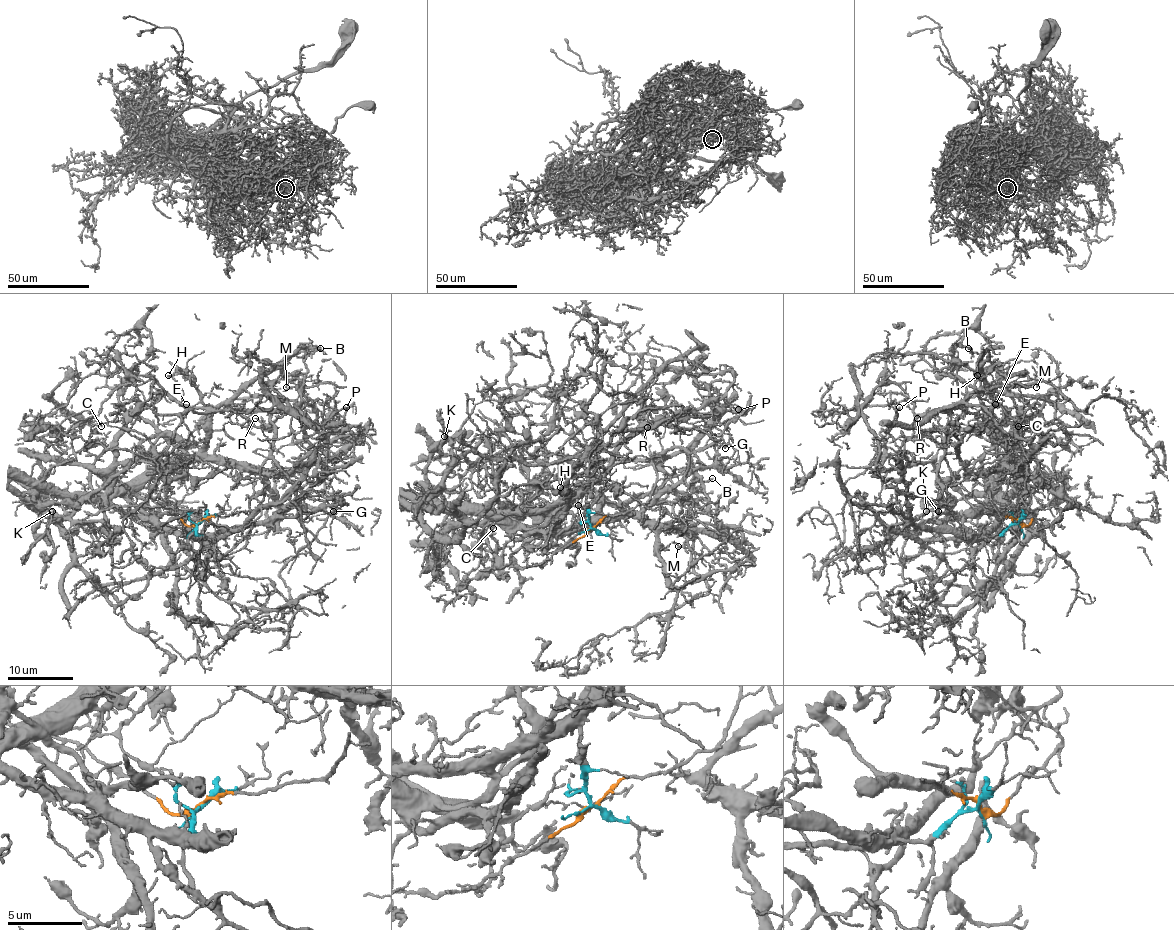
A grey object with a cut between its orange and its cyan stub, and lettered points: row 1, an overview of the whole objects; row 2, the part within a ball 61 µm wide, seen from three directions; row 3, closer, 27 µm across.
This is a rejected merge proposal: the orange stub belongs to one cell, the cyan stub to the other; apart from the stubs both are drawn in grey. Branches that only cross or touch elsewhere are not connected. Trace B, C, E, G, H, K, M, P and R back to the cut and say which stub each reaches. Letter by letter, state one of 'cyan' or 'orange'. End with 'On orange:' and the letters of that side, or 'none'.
B: orange
C: orange
E: cyan
G: orange
H: cyan
K: cyan
M: cyan
P: orange
R: orange
On orange: B, C, G, P, R

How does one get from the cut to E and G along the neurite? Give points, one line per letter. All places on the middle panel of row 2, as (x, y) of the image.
E: (589, 529), (581, 519), (571, 525), (591, 529), (610, 517), (599, 517), (597, 493), (591, 491), (578, 506)
G: (589, 529), (646, 501), (656, 480), (651, 462), (663, 452), (719, 442), (725, 448)

